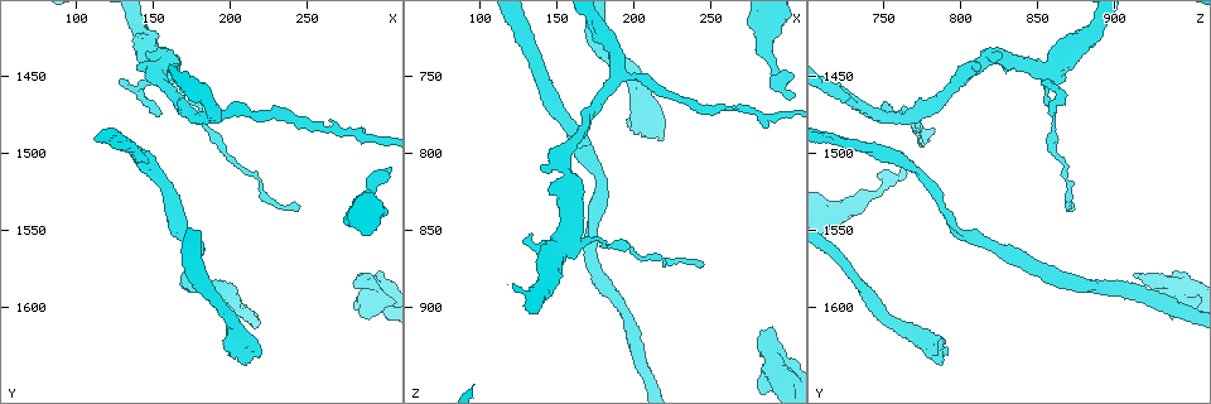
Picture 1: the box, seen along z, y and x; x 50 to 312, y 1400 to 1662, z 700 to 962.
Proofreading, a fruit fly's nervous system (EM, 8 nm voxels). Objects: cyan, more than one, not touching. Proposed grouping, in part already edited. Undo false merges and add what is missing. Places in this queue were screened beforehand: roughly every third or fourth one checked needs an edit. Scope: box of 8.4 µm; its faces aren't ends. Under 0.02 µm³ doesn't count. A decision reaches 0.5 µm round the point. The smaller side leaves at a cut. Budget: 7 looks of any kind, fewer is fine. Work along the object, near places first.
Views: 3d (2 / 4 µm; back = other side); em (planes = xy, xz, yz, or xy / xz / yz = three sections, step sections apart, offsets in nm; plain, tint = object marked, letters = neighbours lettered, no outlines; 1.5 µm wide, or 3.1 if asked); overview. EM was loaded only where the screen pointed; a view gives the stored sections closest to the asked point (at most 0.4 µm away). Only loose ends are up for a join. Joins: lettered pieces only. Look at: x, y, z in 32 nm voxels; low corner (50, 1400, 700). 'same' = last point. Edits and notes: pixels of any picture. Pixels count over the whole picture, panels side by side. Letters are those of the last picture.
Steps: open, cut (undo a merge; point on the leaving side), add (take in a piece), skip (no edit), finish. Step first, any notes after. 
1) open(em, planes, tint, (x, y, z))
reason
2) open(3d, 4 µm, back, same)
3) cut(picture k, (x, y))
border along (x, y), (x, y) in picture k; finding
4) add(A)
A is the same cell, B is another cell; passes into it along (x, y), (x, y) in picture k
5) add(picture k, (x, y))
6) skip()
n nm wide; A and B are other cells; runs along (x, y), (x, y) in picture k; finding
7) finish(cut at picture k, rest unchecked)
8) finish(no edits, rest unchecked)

open(em, xz, step 8, letters, (288, 1580, 912))
an open end

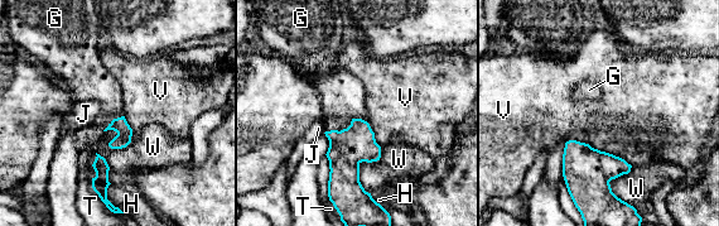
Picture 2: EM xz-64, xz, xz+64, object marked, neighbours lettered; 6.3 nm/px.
open(em, planes, letters, same)

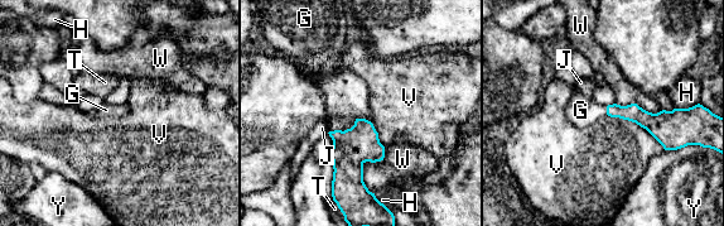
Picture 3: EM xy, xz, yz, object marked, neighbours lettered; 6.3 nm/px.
add(G)
G is the same cell, H, J, T, V, W and Y are other cells; passes into it along (632, 112), (607, 111), (580, 110) in picture 3; the neuron continues

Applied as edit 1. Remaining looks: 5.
open(overview)
see it whole again

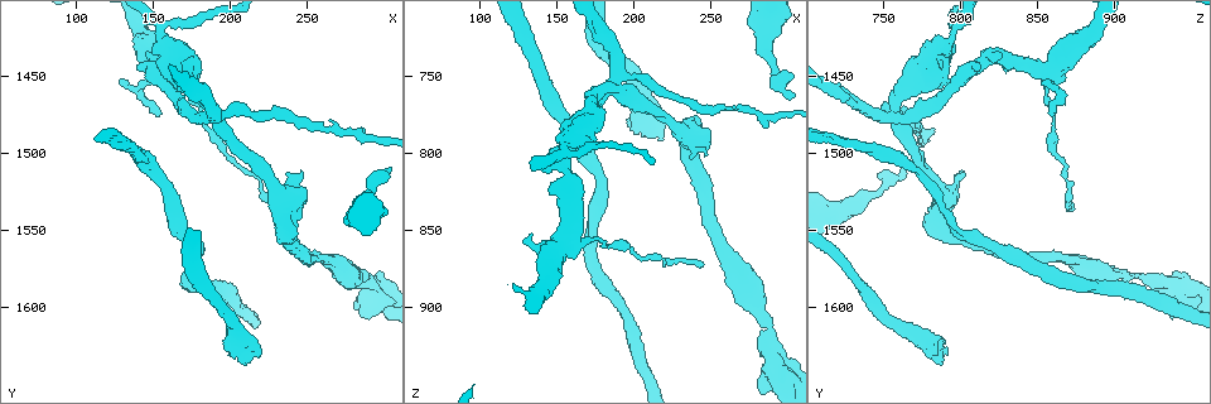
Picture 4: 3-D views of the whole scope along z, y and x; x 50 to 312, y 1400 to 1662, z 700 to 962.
open(em, planes, letters, (216, 1632, 790))
branch stops here

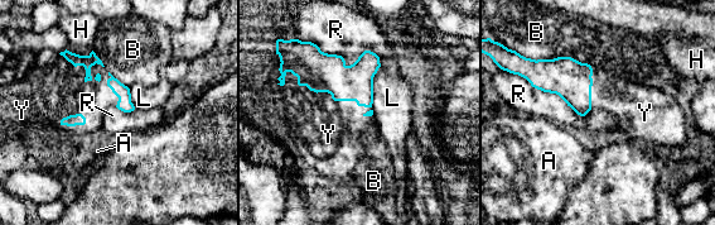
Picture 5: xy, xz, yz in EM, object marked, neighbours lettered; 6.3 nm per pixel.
add(Y)
Y is the same cell, A, B, H, L and R are other cells; passes into it along (320, 72), (323, 91), (323, 130) in picture 5; the neuron continues

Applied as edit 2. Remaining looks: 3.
open(em, planes, letters, (290, 1522, 748))
narrows sharply

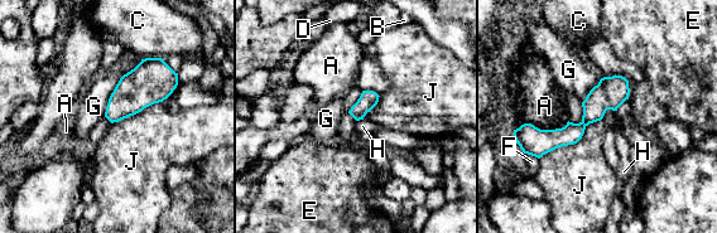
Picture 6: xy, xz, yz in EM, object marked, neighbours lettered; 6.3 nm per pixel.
skip()
120 nm wide; A, B, C, D, E, F, G, H and J are other cells; border along (123, 76), (109, 98), (104, 115) in picture 6; one neuron here

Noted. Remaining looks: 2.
finish(add at picture 3, add at picture 5, rest unchecked)

